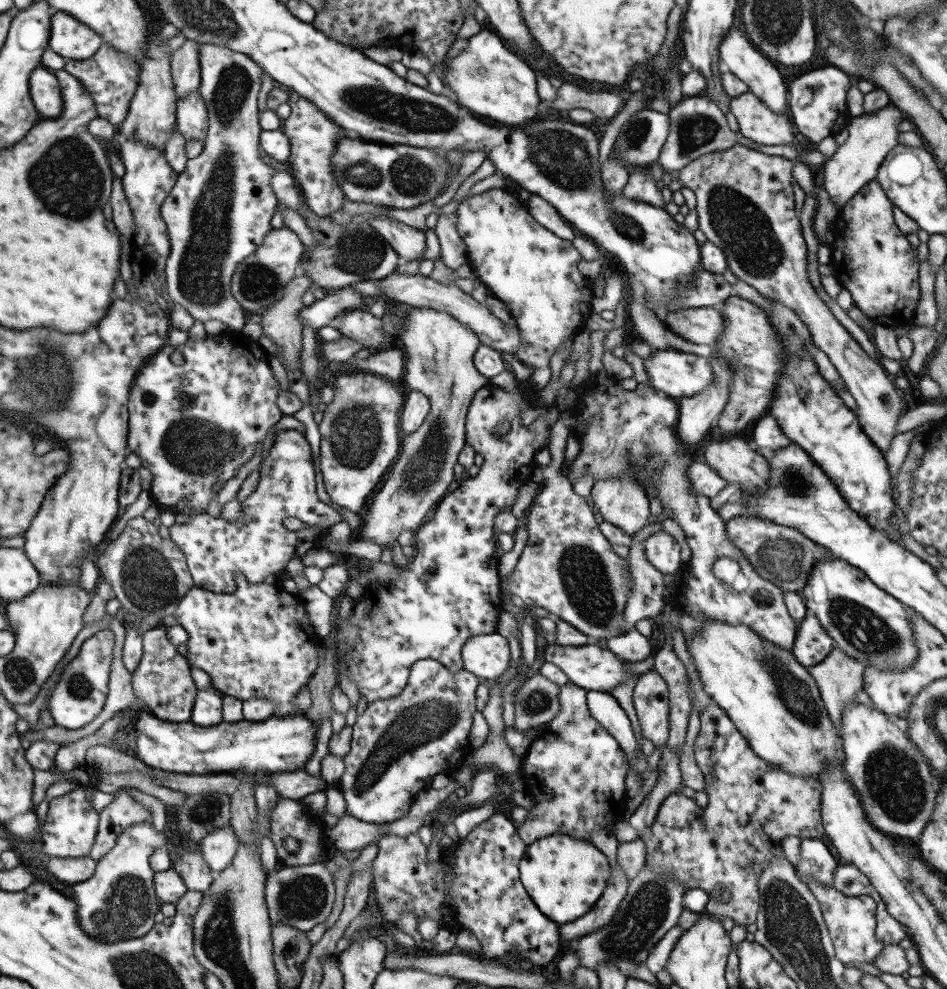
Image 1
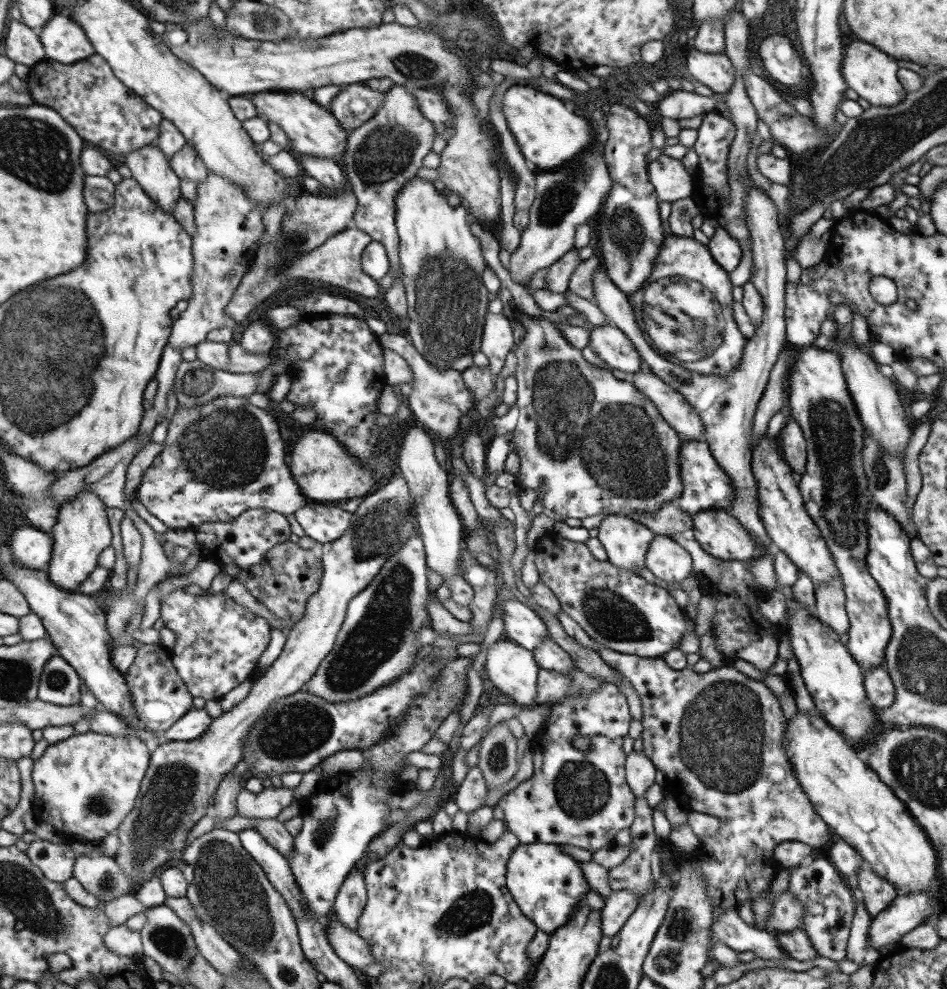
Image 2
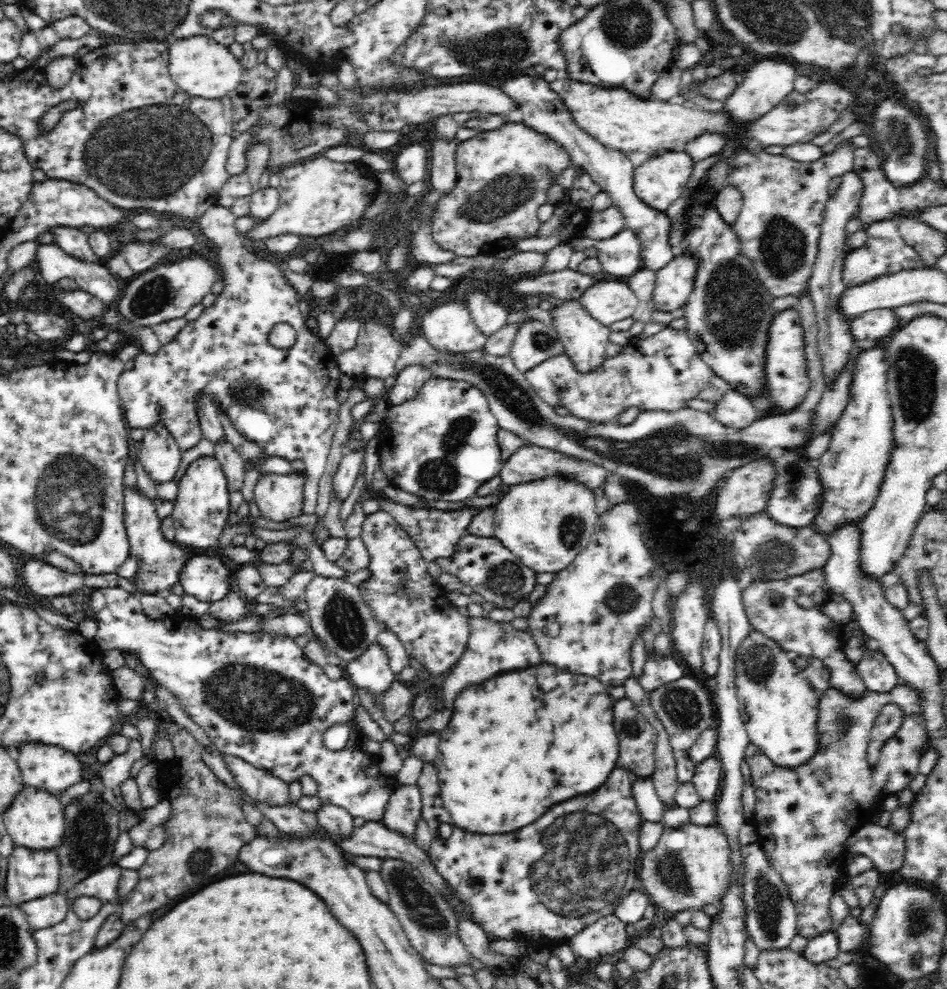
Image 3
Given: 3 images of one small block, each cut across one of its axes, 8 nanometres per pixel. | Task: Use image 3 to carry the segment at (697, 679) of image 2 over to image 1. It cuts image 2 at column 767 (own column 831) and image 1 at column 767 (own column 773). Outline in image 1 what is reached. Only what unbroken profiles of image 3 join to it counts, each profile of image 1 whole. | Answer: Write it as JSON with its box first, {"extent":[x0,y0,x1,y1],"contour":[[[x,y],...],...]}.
{"extent":[640,703,825,927],"contour":[[[715,703],[709,705],[706,710],[702,712],[700,718],[700,731],[694,743],[694,758],[704,777],[704,791],[706,791],[708,795],[708,806],[706,808],[700,808],[694,799],[684,796],[681,792],[670,793],[670,795],[662,801],[658,812],[656,812],[654,822],[648,826],[648,829],[645,829],[640,839],[646,843],[646,863],[648,863],[648,867],[652,867],[652,871],[656,871],[656,873],[668,873],[668,871],[670,871],[670,875],[674,875],[674,877],[680,881],[680,885],[684,887],[684,892],[692,888],[701,888],[706,892],[710,892],[710,890],[714,890],[714,886],[724,886],[730,891],[729,904],[724,904],[722,908],[718,908],[718,910],[716,910],[716,916],[721,916],[718,918],[730,917],[734,921],[734,924],[737,923],[747,927],[749,924],[757,922],[757,914],[760,908],[760,892],[758,890],[760,873],[768,868],[768,865],[770,865],[774,859],[778,859],[780,855],[784,855],[784,849],[781,846],[784,838],[796,836],[800,839],[820,839],[825,834],[821,812],[822,786],[821,782],[818,779],[814,779],[814,777],[792,775],[792,773],[784,771],[782,767],[771,765],[768,761],[760,758],[760,756],[752,750],[752,747],[748,744],[744,736],[738,732],[738,729],[734,726],[734,722],[728,718],[725,710],[722,710],[722,708],[718,707]]]}

